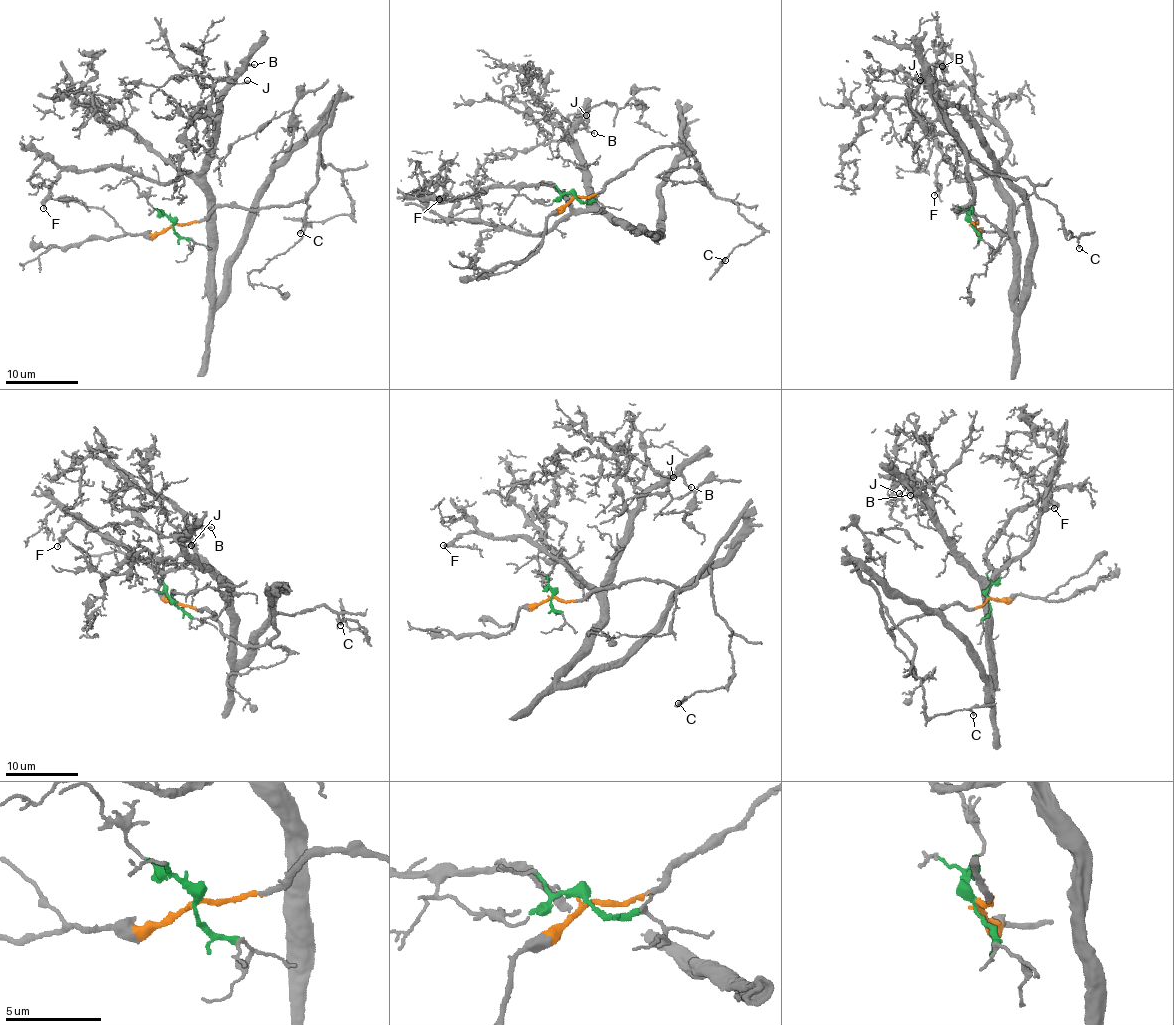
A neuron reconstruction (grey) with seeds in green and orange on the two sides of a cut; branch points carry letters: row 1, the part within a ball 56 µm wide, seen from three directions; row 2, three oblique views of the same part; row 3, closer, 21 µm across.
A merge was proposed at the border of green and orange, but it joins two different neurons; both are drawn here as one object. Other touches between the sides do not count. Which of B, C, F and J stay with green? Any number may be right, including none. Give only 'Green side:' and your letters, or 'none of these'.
Green side: B, F, J

